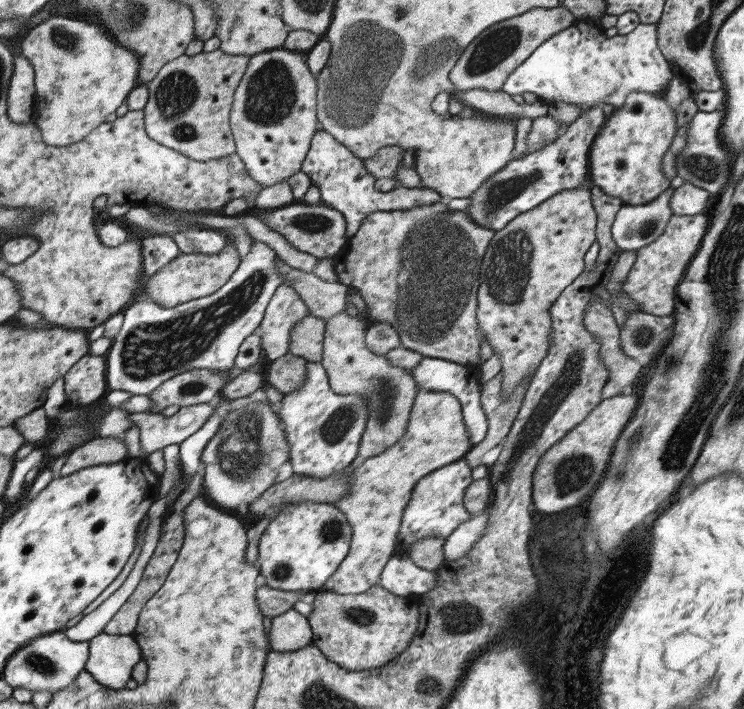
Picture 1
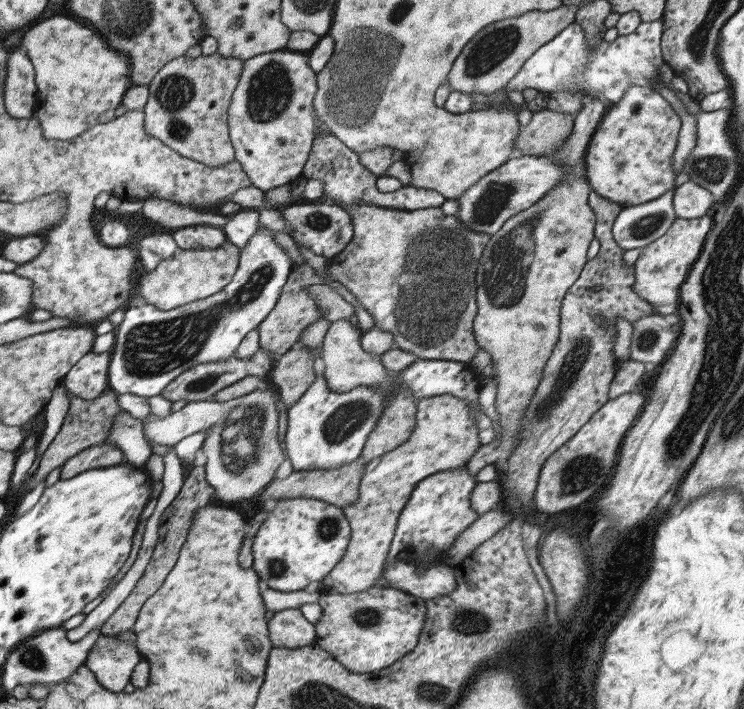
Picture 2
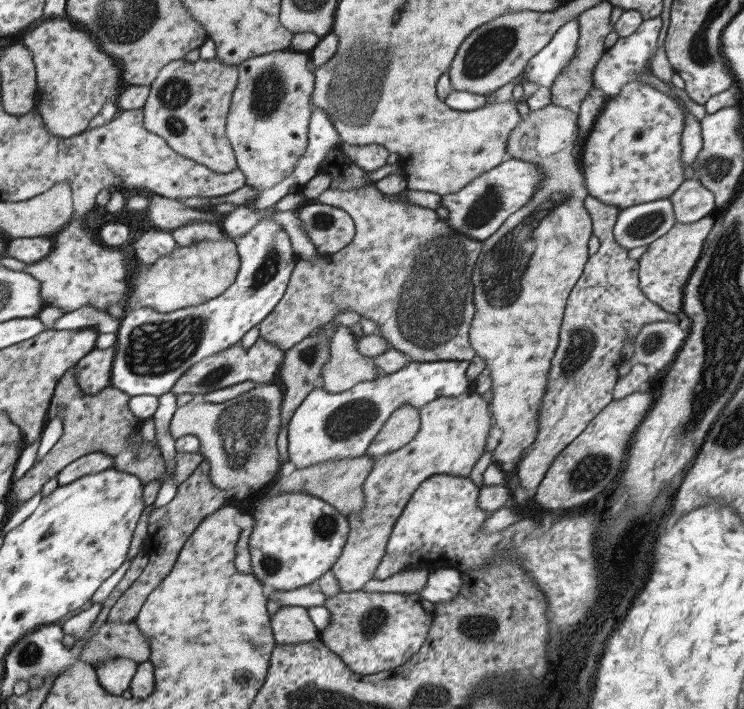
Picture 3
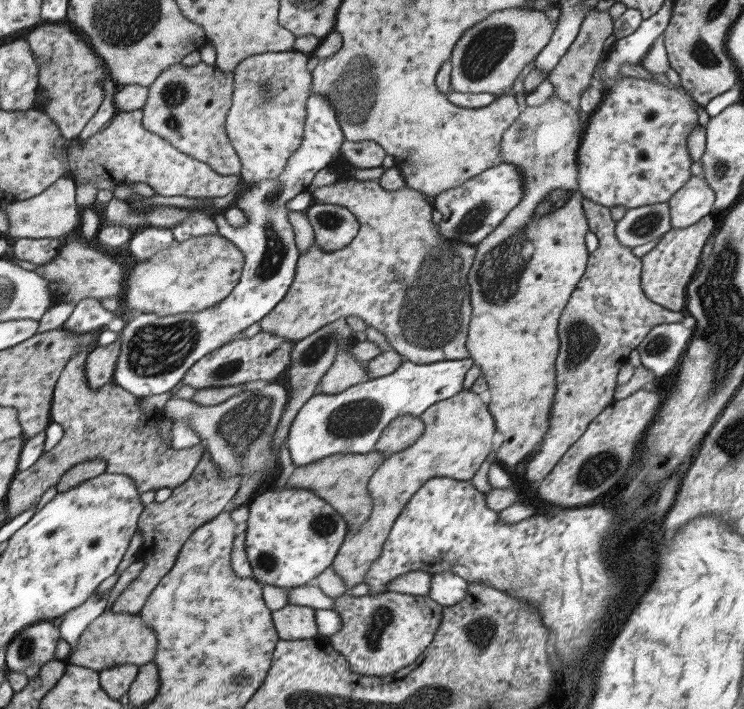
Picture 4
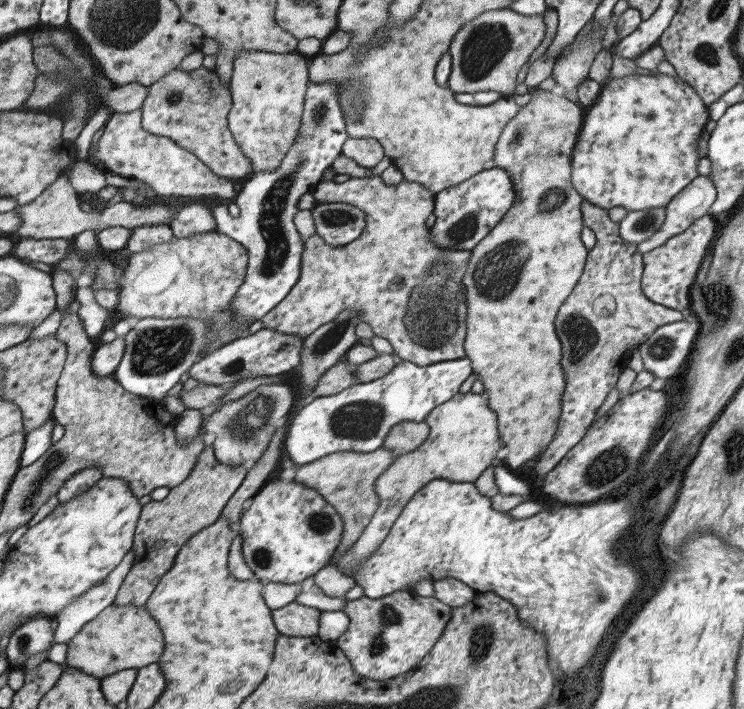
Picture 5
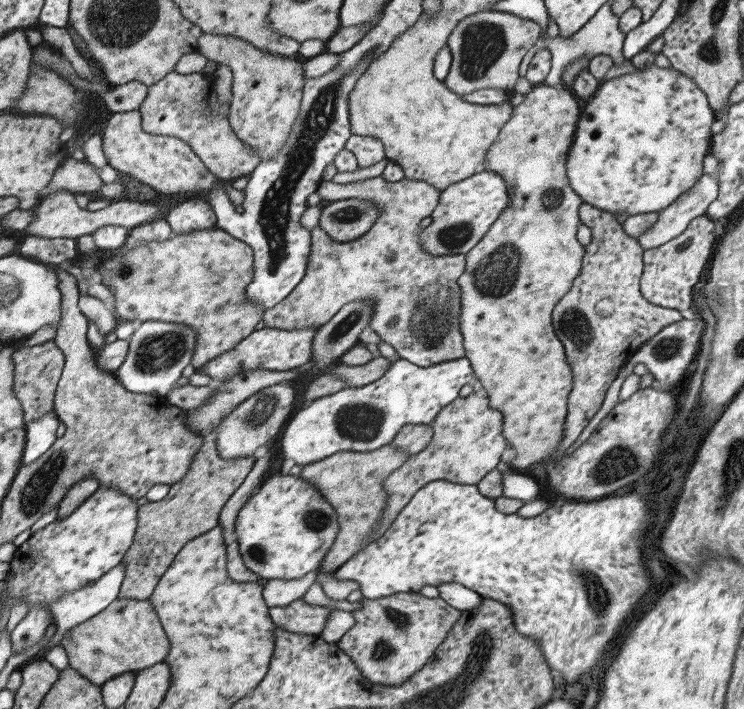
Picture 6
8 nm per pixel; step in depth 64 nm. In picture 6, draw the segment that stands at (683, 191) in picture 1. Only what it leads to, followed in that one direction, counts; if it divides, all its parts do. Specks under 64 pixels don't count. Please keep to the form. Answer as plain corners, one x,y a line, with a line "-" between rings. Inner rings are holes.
709,174
701,176
687,192
683,192
675,202
661,210
657,222
653,222
653,226
645,234
641,234
639,238
641,250
643,252
653,250
677,238
681,232
685,232
691,220
707,214
707,208
711,202
717,200
717,194
719,194
717,178

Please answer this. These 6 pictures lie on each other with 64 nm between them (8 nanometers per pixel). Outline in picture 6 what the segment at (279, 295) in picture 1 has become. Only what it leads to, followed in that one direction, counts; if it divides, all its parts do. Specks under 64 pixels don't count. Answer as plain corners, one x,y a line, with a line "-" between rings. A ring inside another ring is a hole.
383,176
361,180
355,184
335,184
329,180
321,180
317,194
321,200
339,202
339,200
371,200
379,208
379,216
373,226
357,240
347,244
331,242
319,226
311,230
311,248
307,256
307,268
301,282
291,290
291,294
275,304
269,310
263,310
265,328
281,328
281,330
301,330
301,328
319,328
327,324
345,304
351,300
371,300
373,302
373,318
369,328
377,332
377,336
395,348
399,360
405,360
419,368
429,368
433,364
443,364
447,360
465,358
463,350
463,334
459,330
461,316
461,298
457,280
465,272
465,256
431,256
419,246
419,222
433,214
441,192
423,180
399,180
389,184

